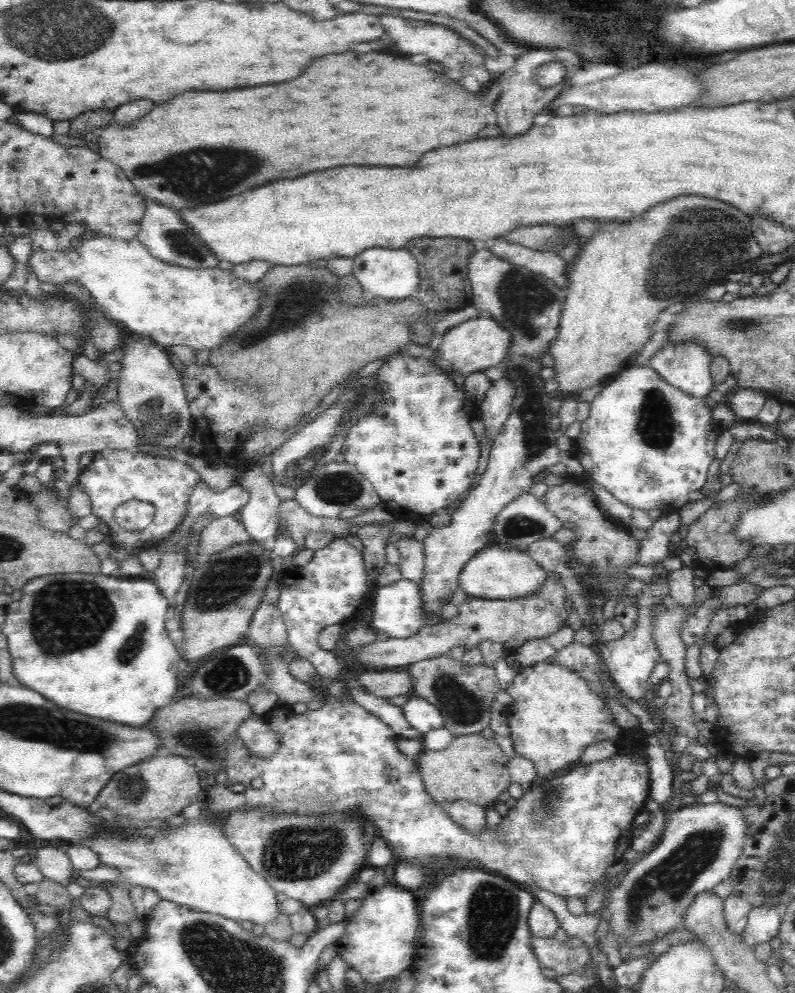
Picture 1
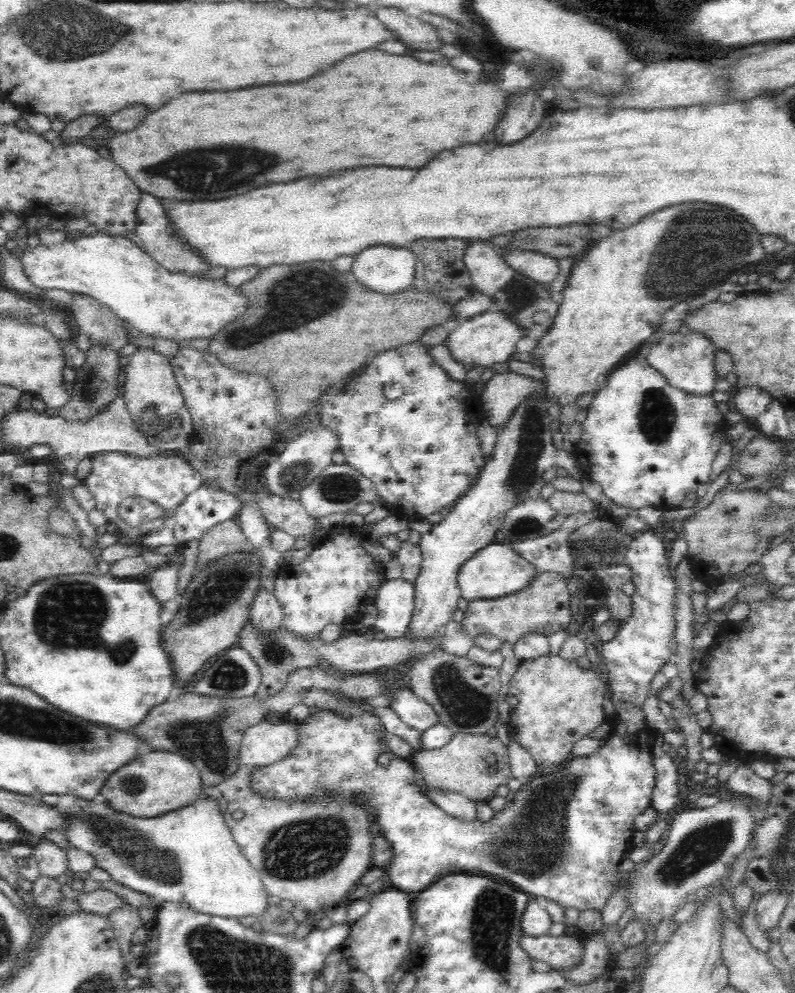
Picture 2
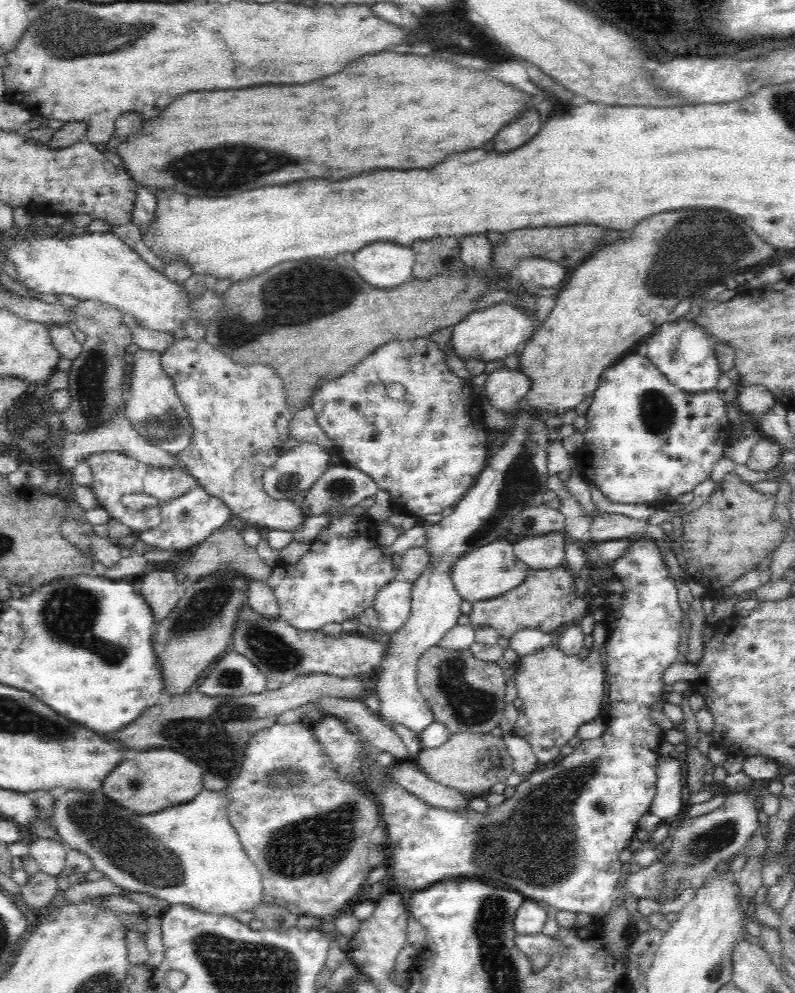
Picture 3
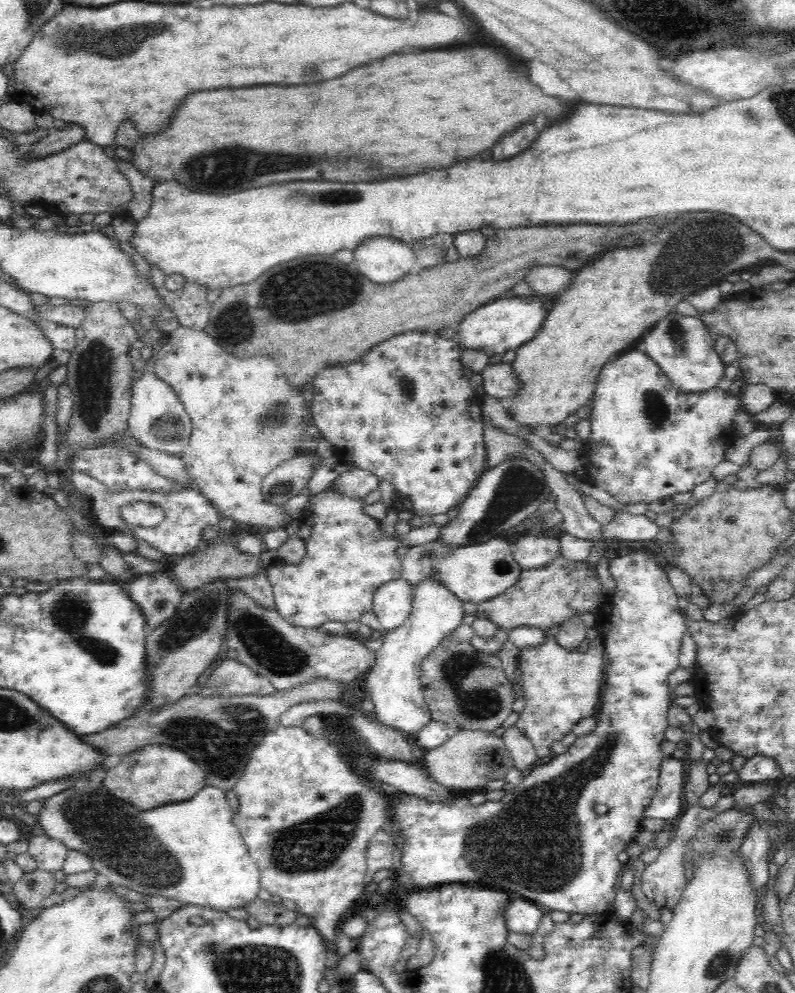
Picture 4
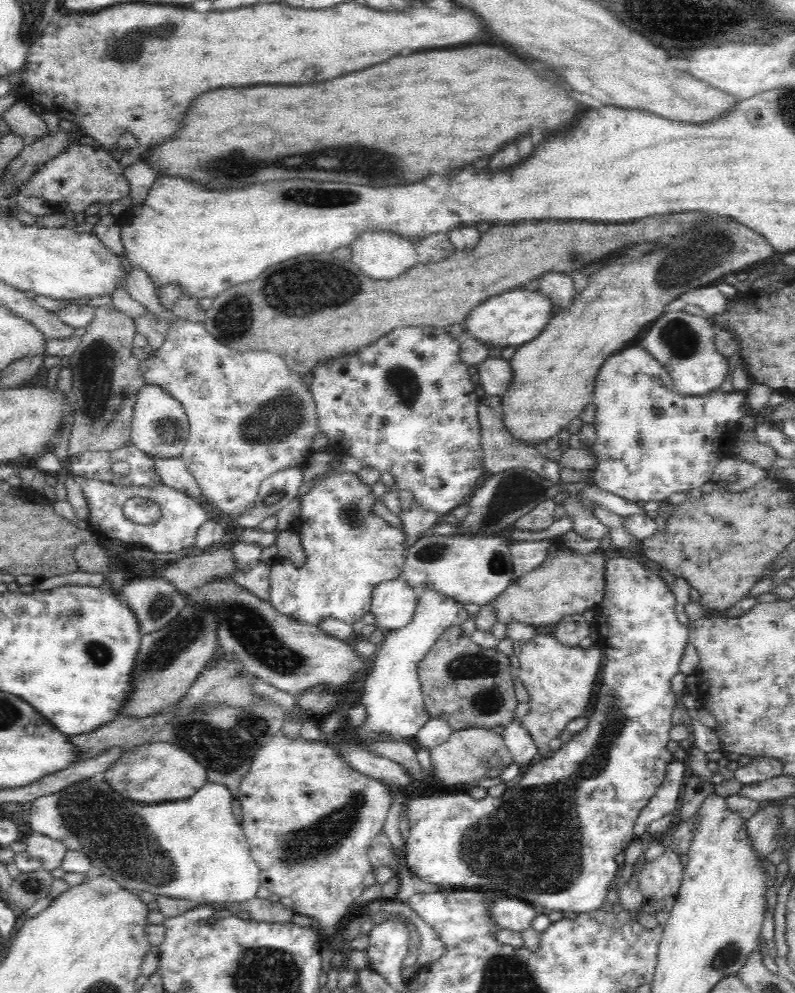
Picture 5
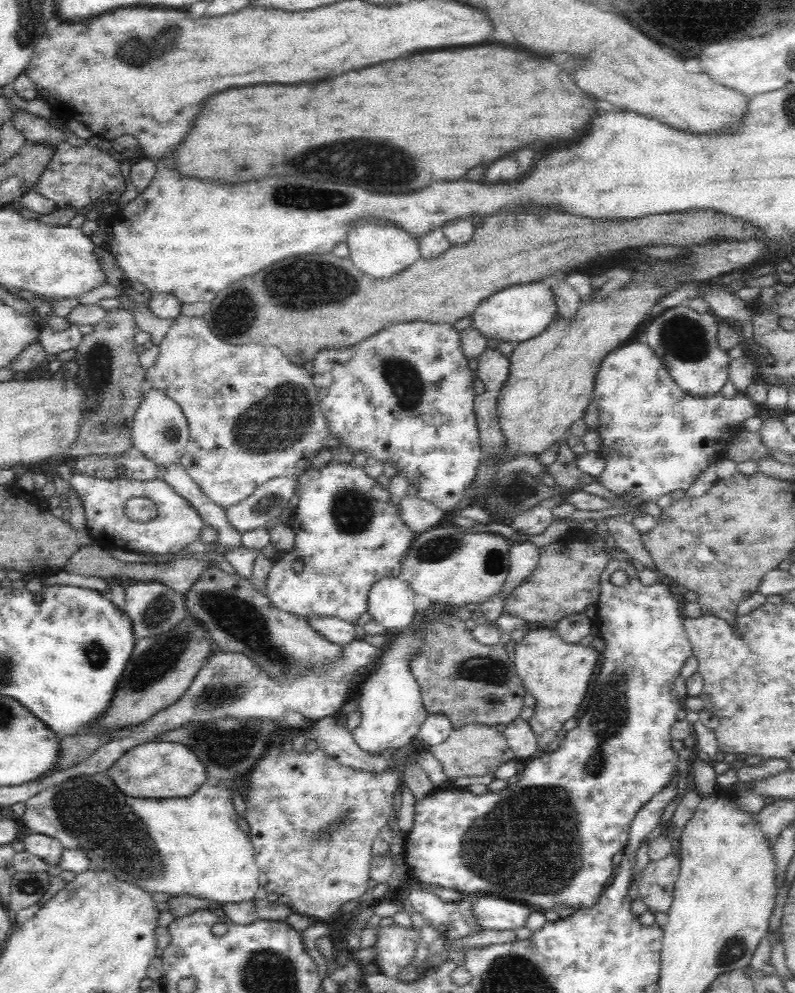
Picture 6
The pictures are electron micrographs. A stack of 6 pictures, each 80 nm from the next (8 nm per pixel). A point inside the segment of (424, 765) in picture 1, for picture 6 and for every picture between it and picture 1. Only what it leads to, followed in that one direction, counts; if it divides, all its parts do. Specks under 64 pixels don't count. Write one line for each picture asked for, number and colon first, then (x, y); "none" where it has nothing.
2: (475, 766)
3: (471, 763)
4: (466, 762)
5: (468, 756)
6: (475, 750)

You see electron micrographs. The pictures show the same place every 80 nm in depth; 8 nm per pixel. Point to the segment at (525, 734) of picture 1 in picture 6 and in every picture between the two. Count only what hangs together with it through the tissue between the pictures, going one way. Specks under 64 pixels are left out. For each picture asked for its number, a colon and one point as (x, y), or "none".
2: (559, 703)
3: (560, 694)
4: (561, 688)
5: (559, 680)
6: (557, 673)

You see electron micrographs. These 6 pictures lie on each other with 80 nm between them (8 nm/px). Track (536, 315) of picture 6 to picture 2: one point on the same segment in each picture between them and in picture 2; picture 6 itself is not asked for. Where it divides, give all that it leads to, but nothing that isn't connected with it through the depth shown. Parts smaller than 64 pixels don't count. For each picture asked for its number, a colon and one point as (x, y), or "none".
2: (488, 338)
3: (493, 333)
4: (506, 323)
5: (513, 318)

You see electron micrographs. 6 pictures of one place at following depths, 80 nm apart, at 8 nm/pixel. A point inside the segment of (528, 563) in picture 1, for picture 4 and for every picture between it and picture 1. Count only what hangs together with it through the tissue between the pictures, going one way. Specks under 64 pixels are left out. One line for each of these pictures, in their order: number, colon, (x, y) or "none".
2: (497, 570)
3: (484, 573)
4: (476, 573)

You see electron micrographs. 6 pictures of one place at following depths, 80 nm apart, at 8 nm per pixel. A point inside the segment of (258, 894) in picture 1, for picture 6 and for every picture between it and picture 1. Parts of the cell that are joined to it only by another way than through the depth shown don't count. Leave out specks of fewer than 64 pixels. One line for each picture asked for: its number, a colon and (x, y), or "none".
2: (188, 856)
3: (189, 854)
4: (191, 852)
5: (193, 849)
6: (192, 846)

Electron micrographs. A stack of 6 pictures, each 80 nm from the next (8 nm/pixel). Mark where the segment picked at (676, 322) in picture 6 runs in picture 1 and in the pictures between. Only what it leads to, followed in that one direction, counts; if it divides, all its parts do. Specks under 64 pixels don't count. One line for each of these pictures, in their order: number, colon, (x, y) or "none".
1: (686, 367)
2: (686, 361)
3: (685, 354)
4: (682, 346)
5: (685, 343)

